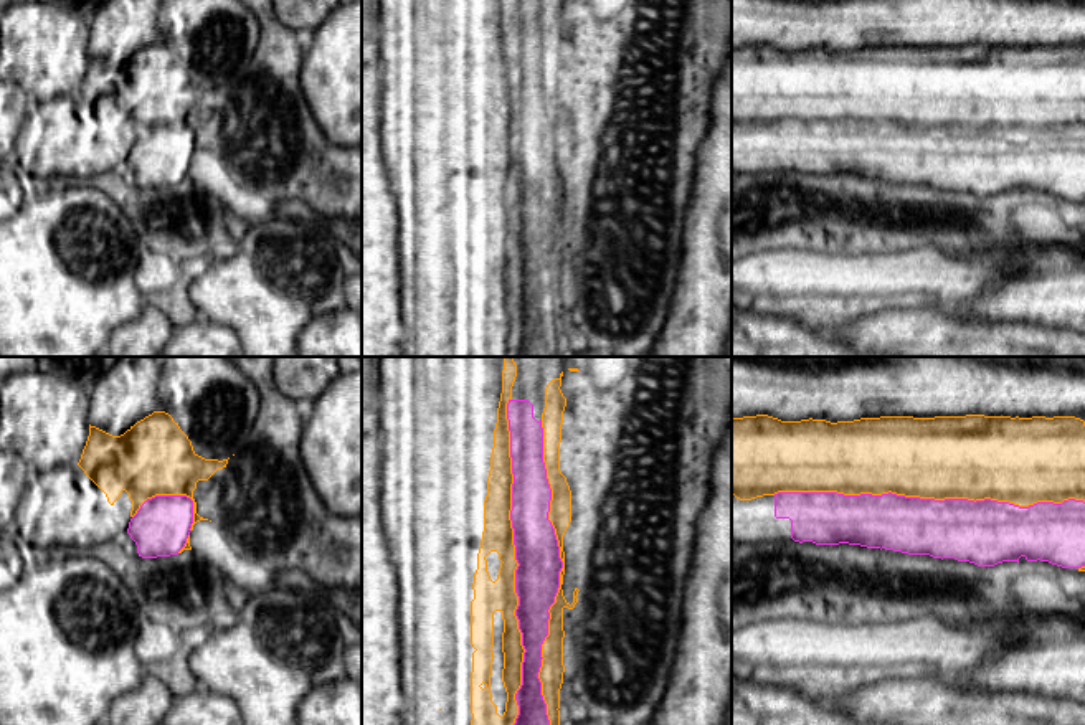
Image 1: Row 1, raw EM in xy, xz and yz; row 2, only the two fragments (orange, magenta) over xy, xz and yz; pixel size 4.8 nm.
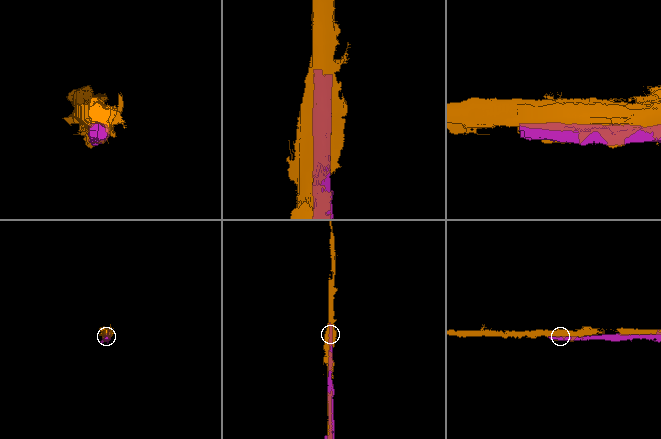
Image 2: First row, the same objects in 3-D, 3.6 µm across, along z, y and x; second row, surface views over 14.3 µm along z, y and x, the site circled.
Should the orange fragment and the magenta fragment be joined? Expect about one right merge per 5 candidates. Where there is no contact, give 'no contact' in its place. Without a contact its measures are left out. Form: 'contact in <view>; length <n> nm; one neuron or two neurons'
contact in xz; length 1600 nm; two neurons

